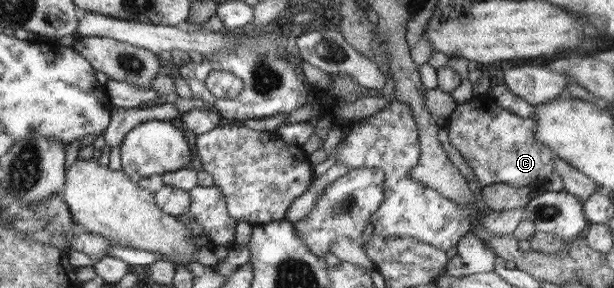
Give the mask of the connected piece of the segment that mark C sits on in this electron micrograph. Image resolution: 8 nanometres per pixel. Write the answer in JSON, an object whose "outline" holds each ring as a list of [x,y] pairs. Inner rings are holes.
{"outline":[[[489,99],[487,103],[485,101],[471,101],[471,105],[467,102],[458,105],[449,119],[446,127],[449,142],[471,167],[479,185],[507,184],[515,187],[523,187],[524,185],[540,187],[547,185],[548,175],[555,172],[555,154],[537,140],[537,124],[532,117],[529,119],[518,117],[515,113],[510,113]]]}

